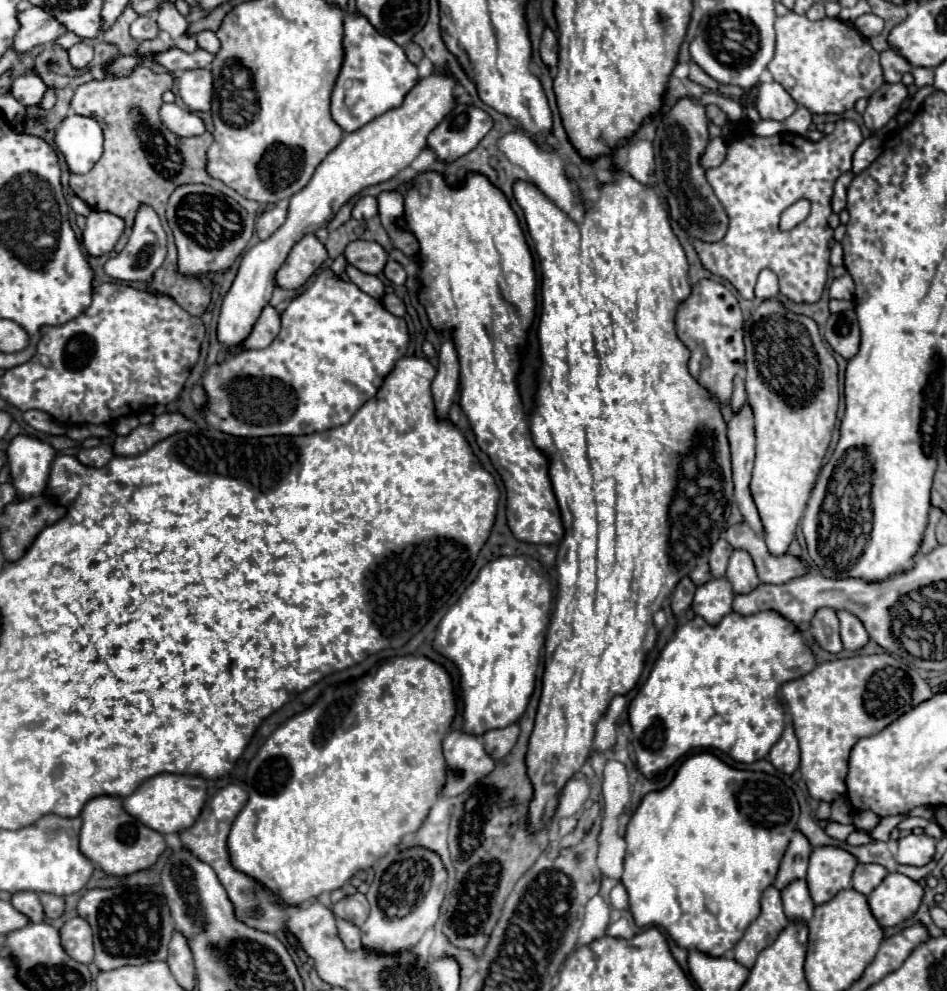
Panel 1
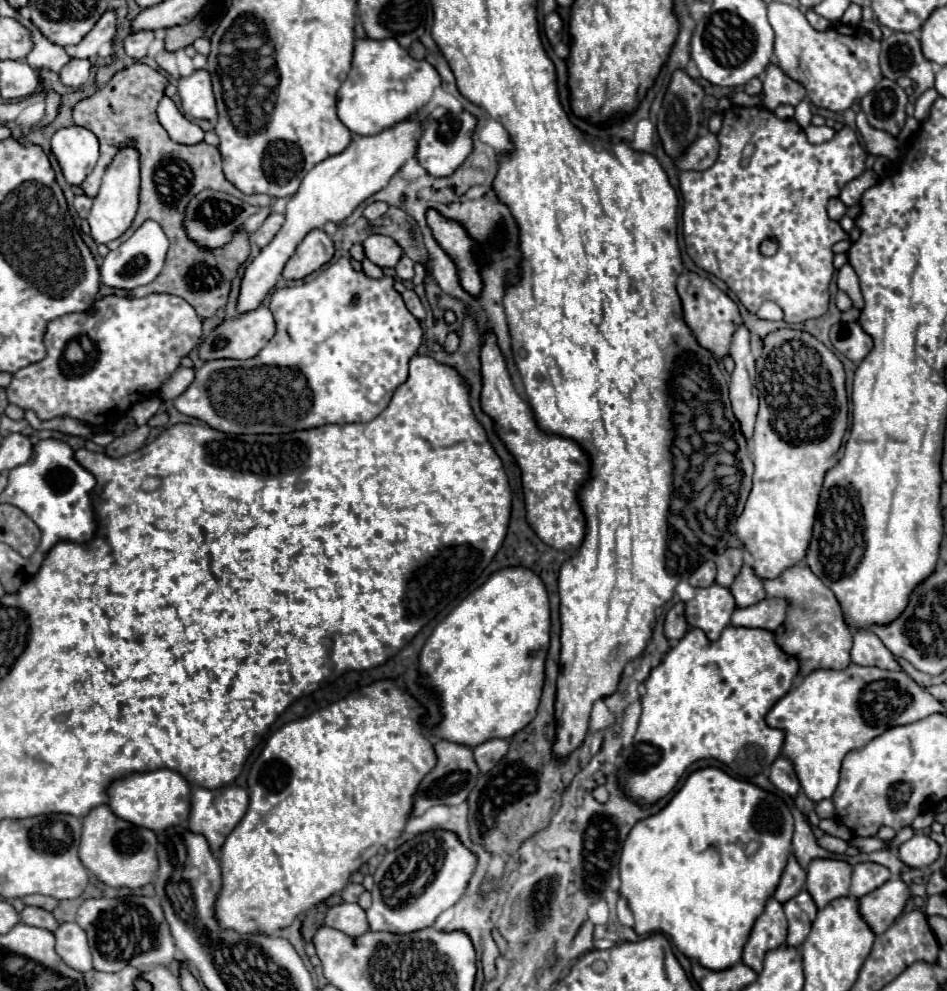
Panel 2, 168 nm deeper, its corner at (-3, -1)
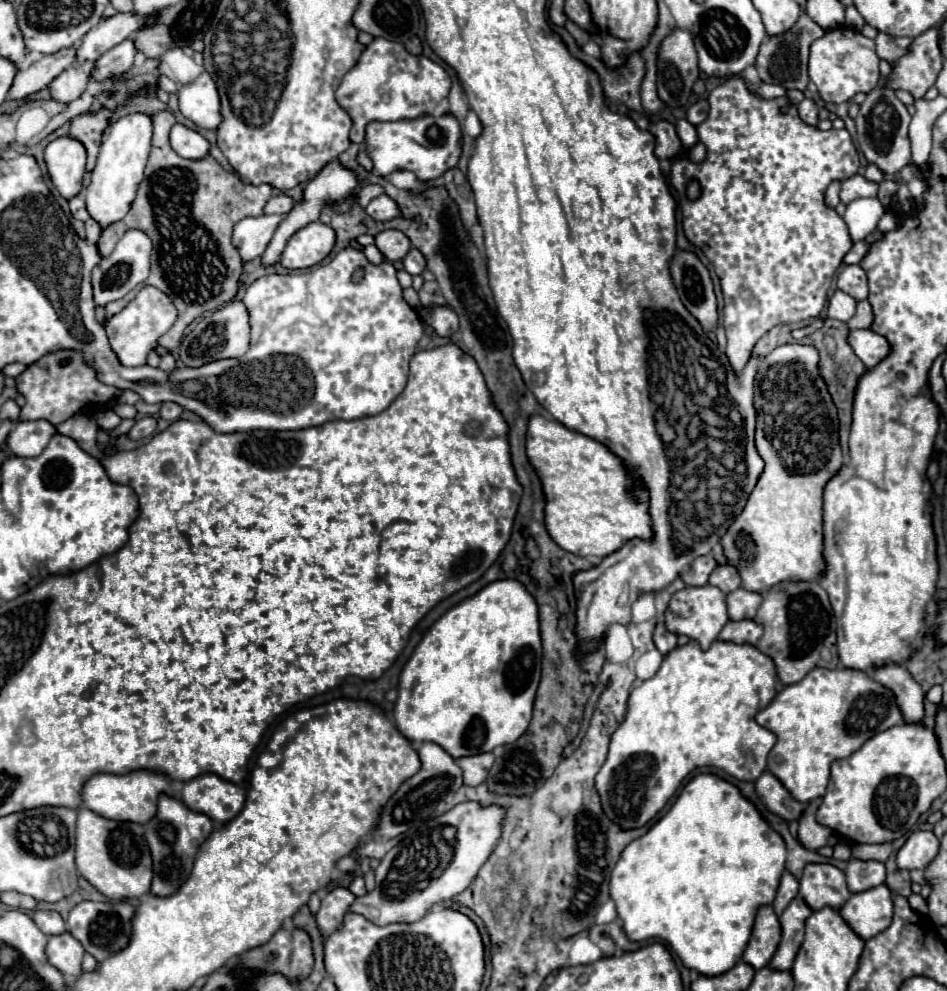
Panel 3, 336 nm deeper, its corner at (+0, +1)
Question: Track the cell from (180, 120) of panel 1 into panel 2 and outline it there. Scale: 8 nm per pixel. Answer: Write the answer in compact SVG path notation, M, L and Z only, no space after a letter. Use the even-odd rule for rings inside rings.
M163 97L157 109L159 123L165 127L169 137L181 145L197 145L203 141L203 129L181 115L169 97Z

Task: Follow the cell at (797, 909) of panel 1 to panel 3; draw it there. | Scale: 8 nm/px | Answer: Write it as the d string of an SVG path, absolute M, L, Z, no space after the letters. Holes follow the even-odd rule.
M792 899L790 905L780 915L782 925L782 941L770 961L770 967L774 969L790 969L794 963L794 955L798 953L798 947L804 939L804 923L812 915L812 909L800 899Z

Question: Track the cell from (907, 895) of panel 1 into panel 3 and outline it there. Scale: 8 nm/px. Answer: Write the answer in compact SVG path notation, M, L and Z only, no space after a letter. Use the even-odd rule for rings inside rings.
M878 885L862 893L854 893L842 907L844 921L862 939L870 939L882 933L894 913L894 897L888 885Z

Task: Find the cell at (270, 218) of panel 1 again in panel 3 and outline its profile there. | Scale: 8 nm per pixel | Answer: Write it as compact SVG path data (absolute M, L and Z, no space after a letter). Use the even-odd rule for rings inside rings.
M260 215L260 217L242 219L234 227L232 243L236 245L244 261L258 259L262 255L280 221L282 221L280 215Z

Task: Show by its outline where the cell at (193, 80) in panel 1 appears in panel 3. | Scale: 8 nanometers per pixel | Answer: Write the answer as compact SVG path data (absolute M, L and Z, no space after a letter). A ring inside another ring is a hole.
M202 73L188 85L178 89L180 113L204 129L216 129L220 117L220 97L216 85L208 73Z

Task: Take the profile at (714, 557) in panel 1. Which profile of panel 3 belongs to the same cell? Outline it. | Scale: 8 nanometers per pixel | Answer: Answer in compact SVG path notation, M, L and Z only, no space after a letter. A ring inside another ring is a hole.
M732 563L718 565L710 575L710 585L718 587L722 593L730 593L740 587L740 575L738 569Z

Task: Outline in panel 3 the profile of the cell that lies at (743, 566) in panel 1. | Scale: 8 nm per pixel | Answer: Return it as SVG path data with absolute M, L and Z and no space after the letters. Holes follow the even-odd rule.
M738 587L736 591L726 595L726 603L728 603L730 619L752 619L762 603L762 595Z

